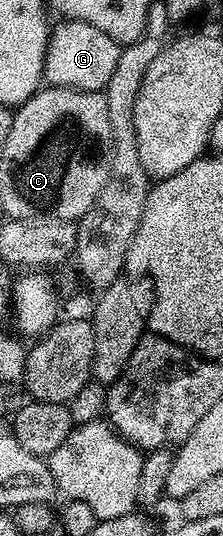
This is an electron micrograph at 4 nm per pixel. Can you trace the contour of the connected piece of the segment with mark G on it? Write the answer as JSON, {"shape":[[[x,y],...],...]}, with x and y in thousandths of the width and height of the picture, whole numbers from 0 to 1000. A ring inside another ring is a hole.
{"shape":[[[287,35],[229,52],[215,67],[215,90],[197,108],[202,157],[242,162],[327,162],[354,170],[462,170],[493,151],[493,136],[511,136],[511,121],[529,121],[543,82],[520,80],[457,54],[422,54],[422,47],[386,47],[386,39]]]}

